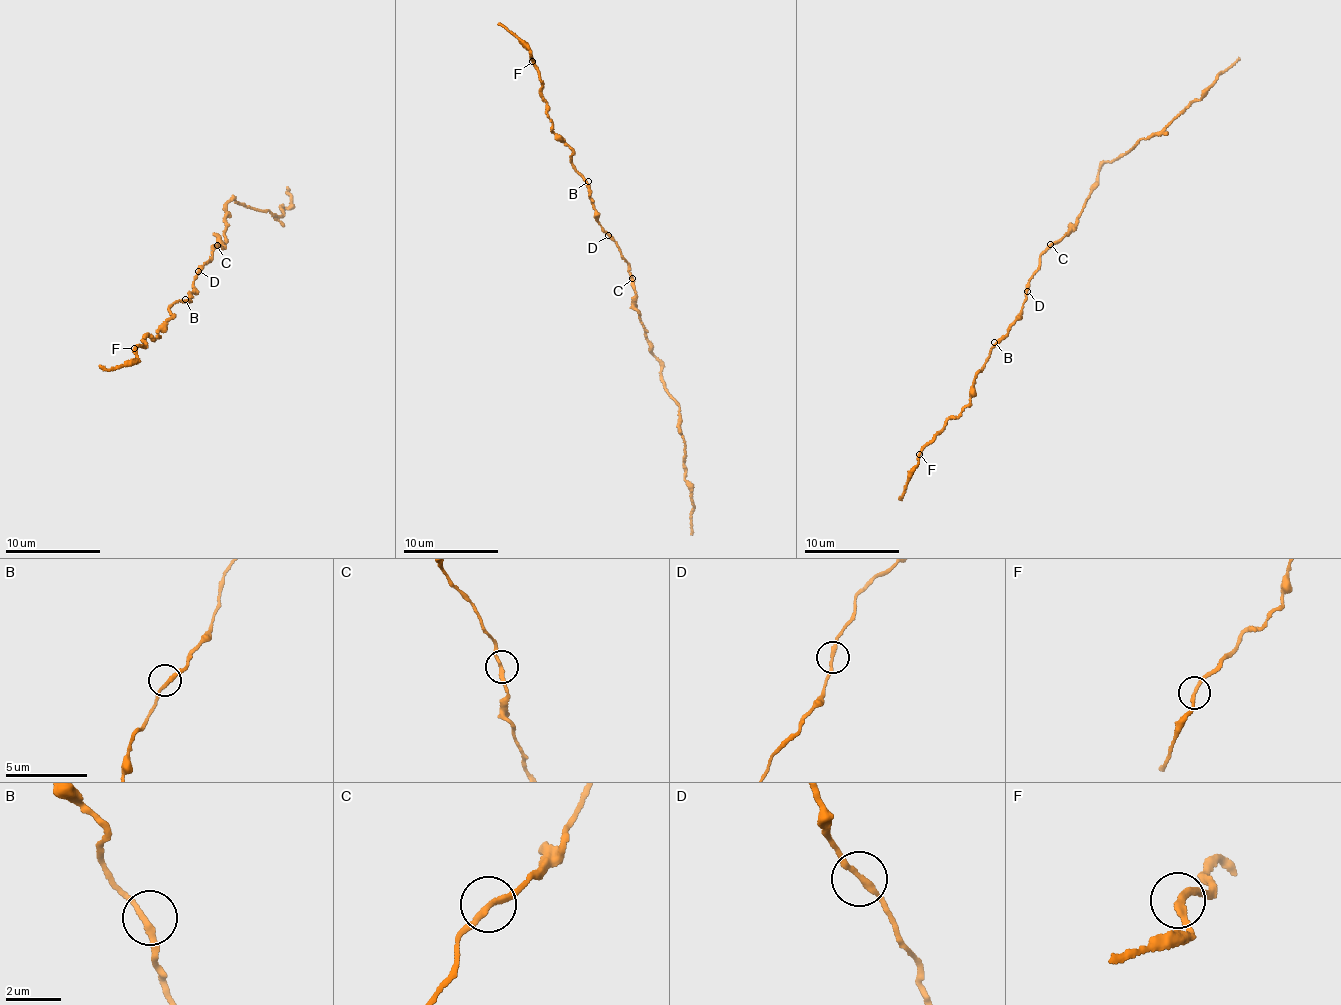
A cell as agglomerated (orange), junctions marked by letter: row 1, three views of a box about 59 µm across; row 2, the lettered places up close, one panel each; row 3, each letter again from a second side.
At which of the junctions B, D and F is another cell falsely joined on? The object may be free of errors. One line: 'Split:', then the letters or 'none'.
Split: none

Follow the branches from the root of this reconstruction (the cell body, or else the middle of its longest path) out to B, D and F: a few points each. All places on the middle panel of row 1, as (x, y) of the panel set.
B: (628, 266), (619, 248), (594, 219), (588, 181)
D: (628, 266), (619, 248), (608, 236)
F: (628, 266), (594, 219), (589, 184), (575, 171), (569, 147), (551, 131), (532, 61)

